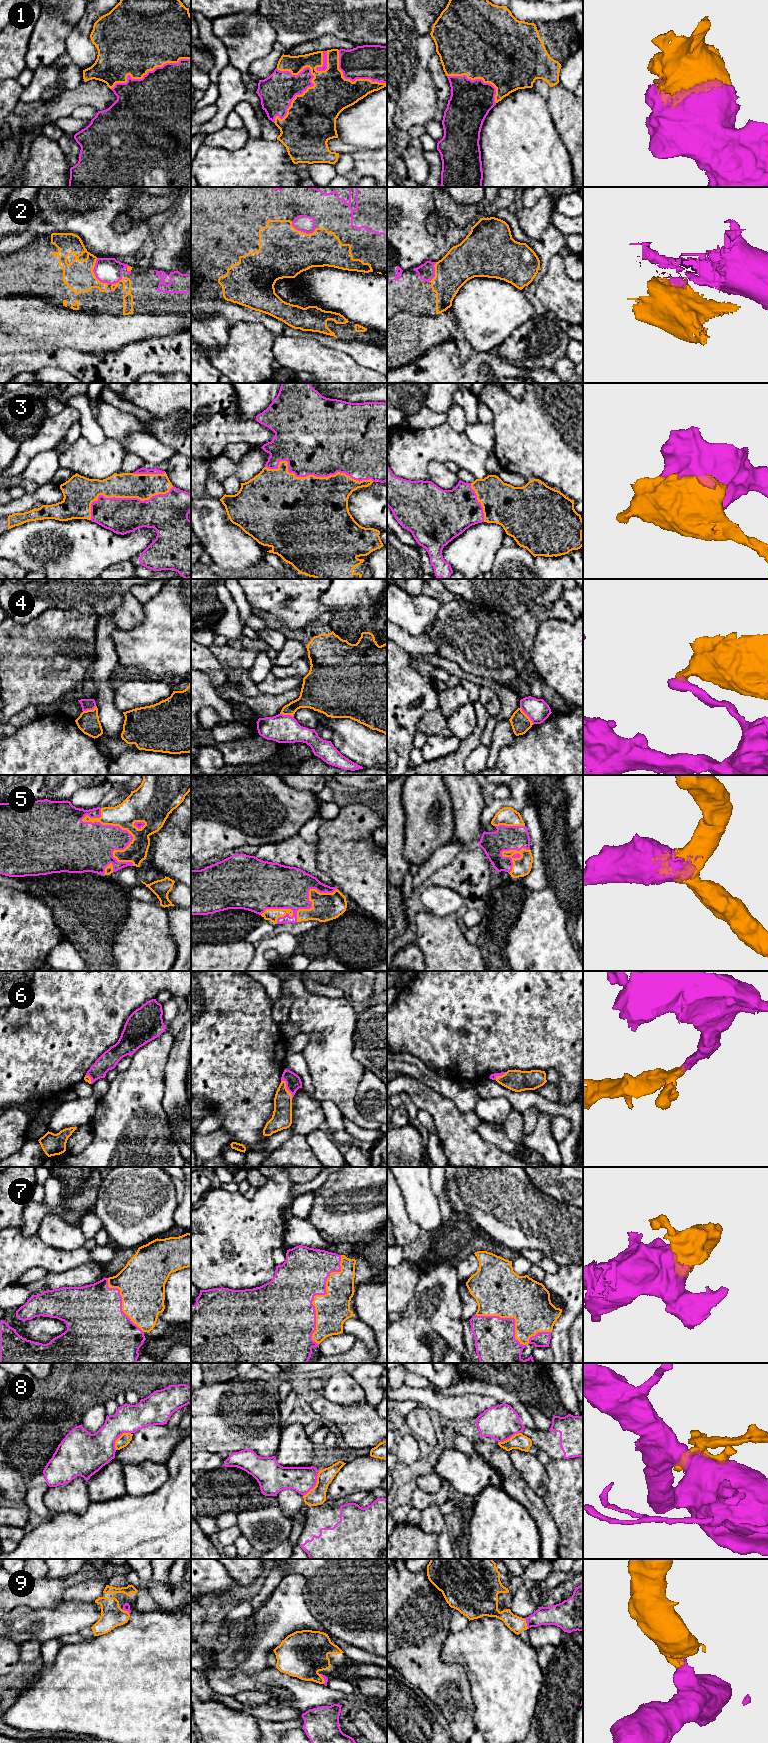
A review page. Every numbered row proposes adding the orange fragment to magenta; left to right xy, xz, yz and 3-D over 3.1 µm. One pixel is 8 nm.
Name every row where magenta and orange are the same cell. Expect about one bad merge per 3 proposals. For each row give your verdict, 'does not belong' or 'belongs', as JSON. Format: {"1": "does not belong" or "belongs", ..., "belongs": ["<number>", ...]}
{"1": "belongs", "2": "belongs", "3": "belongs", "4": "does not belong", "5": "belongs", "6": "belongs", "7": "belongs", "8": "does not belong", "9": "belongs", "belongs": ["1", "2", "3", "5", "6", "7", "9"]}

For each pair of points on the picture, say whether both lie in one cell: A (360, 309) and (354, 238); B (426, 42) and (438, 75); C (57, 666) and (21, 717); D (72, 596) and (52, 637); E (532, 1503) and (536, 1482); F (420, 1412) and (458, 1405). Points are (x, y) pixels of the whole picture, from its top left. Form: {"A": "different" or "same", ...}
{"A": "different", "B": "different", "C": "different", "D": "different", "E": "different", "F": "different"}

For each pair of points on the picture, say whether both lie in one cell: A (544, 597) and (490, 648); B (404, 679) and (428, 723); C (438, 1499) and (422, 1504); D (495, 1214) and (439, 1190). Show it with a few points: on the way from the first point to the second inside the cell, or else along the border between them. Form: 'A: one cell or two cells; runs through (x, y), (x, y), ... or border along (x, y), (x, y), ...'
A: two cells; border along (560, 598), (550, 603), (533, 605), (517, 617)
B: two cells; border along (428, 711), (417, 723), (416, 730)
C: one cell; runs through (434, 1499), (426, 1500)
D: two cells; border along (445, 1179), (445, 1192), (452, 1211)

